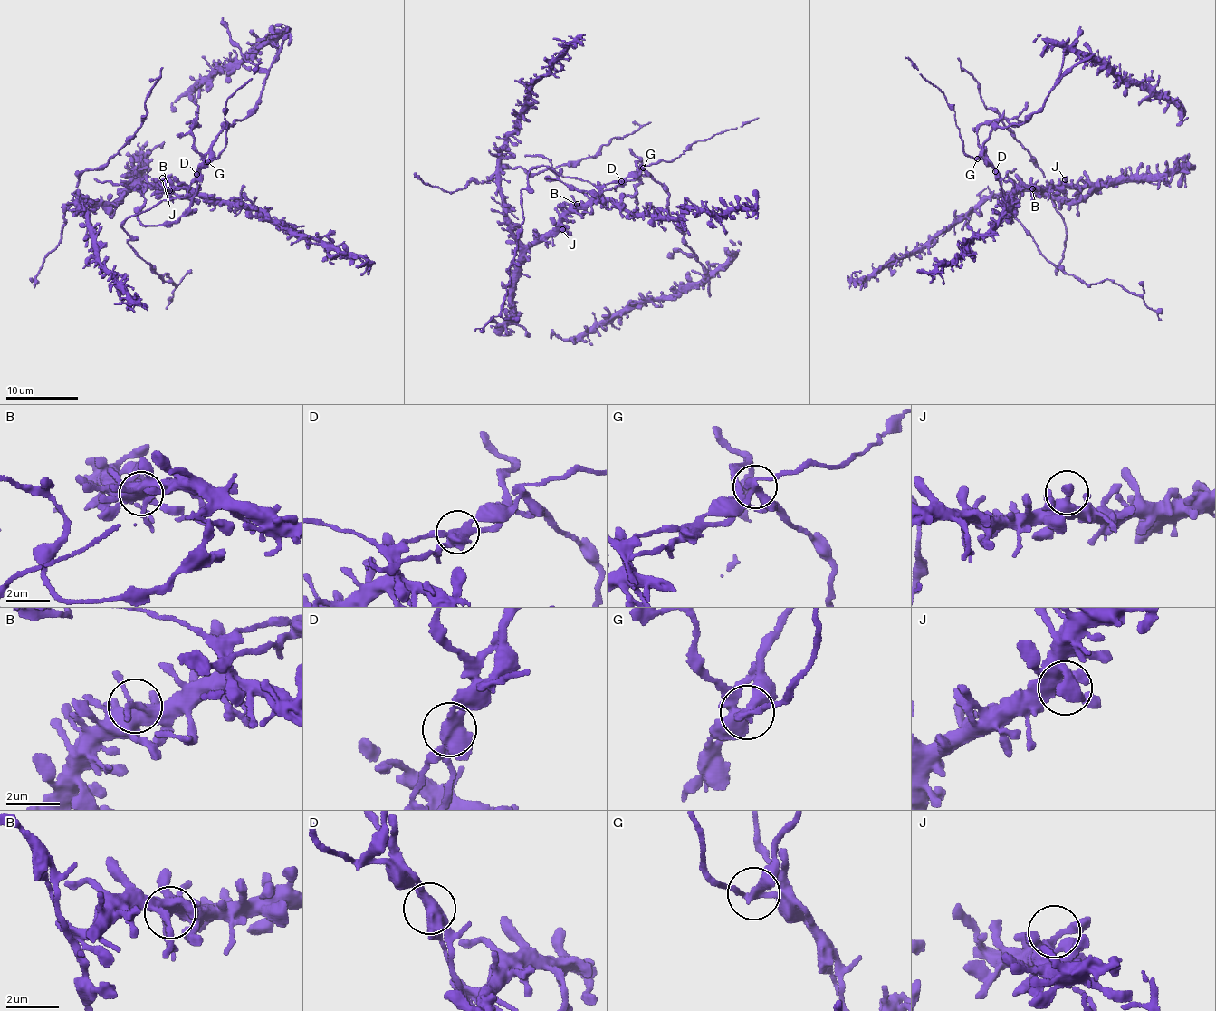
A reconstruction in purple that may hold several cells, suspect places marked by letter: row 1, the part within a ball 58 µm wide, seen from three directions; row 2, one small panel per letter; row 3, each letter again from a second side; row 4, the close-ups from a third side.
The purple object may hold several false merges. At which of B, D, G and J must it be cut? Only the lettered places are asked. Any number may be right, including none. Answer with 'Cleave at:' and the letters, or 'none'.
Cleave at: D, G

